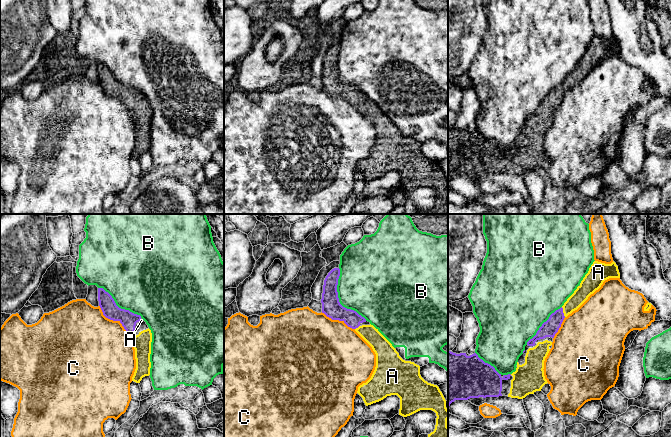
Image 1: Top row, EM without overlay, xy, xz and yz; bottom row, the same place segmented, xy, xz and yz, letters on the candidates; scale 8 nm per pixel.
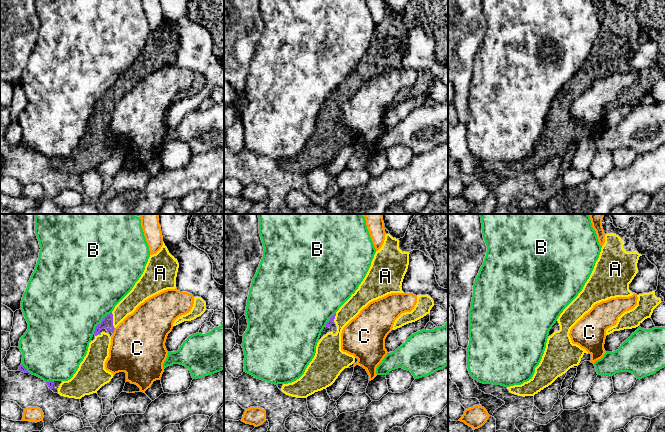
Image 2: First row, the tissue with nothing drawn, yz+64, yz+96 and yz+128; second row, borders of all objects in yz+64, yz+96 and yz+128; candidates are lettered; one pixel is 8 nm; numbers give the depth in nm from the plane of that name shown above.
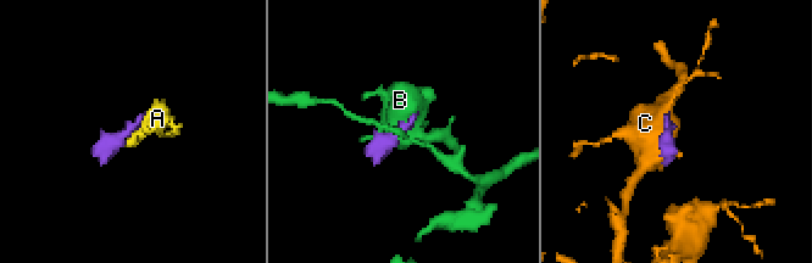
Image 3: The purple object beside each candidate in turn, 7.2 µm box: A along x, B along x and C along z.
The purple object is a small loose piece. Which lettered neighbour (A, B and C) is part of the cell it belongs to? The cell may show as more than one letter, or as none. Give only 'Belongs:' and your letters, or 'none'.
Belongs: A

